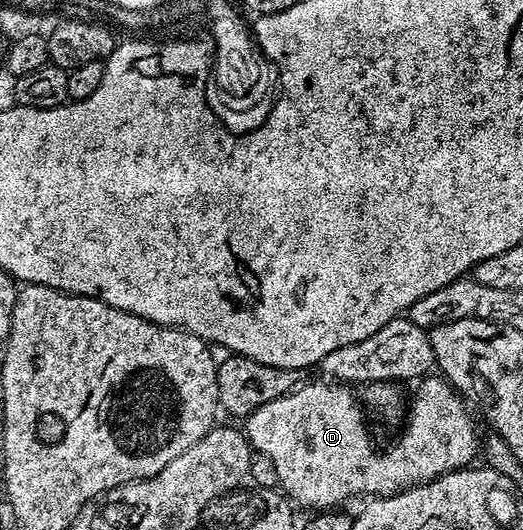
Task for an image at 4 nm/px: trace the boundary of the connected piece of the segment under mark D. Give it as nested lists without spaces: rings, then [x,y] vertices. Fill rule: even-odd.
[[[427,376],[418,383],[419,391],[416,392],[415,398],[410,399],[409,413],[405,418],[405,425],[402,427],[403,435],[392,444],[388,450],[374,450],[371,447],[371,434],[367,431],[369,427],[368,419],[365,417],[365,411],[357,397],[356,391],[350,385],[340,384],[334,380],[322,380],[323,382],[304,381],[302,384],[290,390],[285,396],[281,396],[277,400],[269,400],[269,404],[261,404],[261,408],[257,408],[257,412],[253,412],[245,420],[245,433],[247,440],[251,444],[252,451],[269,456],[269,460],[273,460],[273,468],[277,468],[277,476],[279,477],[279,486],[289,497],[292,503],[300,502],[303,506],[316,506],[314,509],[319,512],[327,512],[332,508],[339,508],[343,501],[350,494],[371,494],[367,496],[386,496],[388,494],[400,494],[402,490],[410,490],[413,486],[422,486],[424,482],[432,482],[434,478],[441,474],[448,474],[450,470],[462,470],[470,467],[476,461],[477,451],[481,446],[481,438],[475,435],[475,422],[471,419],[468,403],[461,397],[460,391],[456,390],[446,378],[442,376]]]

